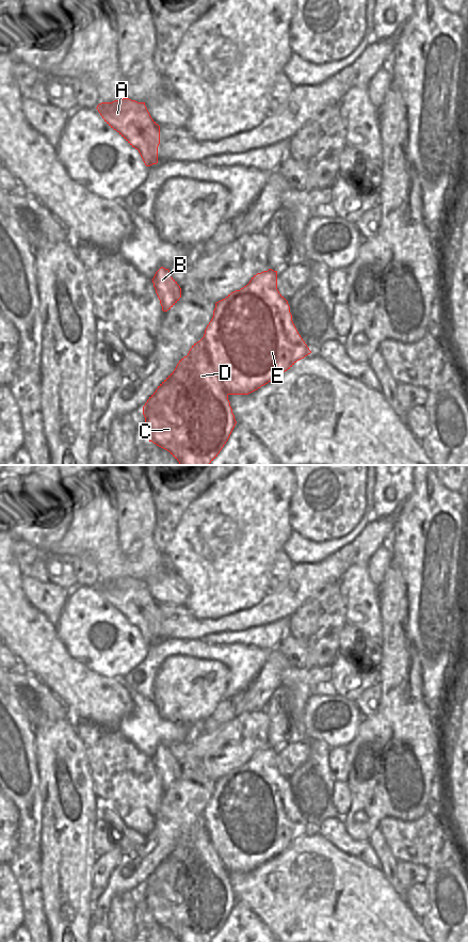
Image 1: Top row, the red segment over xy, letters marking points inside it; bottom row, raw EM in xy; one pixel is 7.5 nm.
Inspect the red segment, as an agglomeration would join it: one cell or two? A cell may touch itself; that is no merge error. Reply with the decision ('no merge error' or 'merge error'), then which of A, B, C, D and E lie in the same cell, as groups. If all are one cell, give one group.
merge error | A B C D / E

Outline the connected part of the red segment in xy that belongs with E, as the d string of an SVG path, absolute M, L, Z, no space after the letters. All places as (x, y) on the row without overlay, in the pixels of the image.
M272 747L257 751L246 764L215 781L204 816L228 873L248 873L311 831L292 799L288 779L277 767L277 749Z

